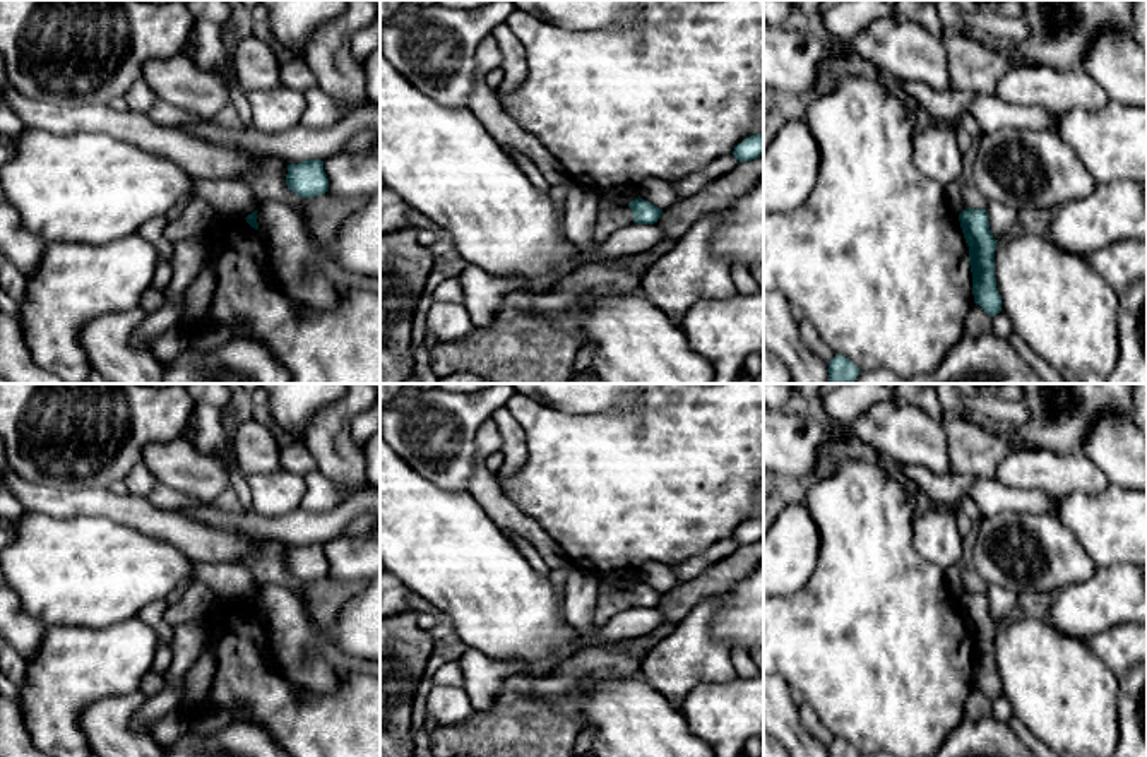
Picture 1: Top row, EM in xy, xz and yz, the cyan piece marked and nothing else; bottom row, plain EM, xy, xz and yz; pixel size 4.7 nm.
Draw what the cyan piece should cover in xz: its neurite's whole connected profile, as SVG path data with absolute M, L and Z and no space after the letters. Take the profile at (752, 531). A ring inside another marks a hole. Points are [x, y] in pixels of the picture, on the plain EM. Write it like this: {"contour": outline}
{"contour": "M764 516L746 521L741 528L734 531L733 539L740 546L764 539Z"}

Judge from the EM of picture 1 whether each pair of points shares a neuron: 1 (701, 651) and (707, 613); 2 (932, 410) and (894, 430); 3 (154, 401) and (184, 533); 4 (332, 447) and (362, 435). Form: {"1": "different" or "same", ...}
{"1": "same", "2": "different", "3": "different", "4": "different"}

